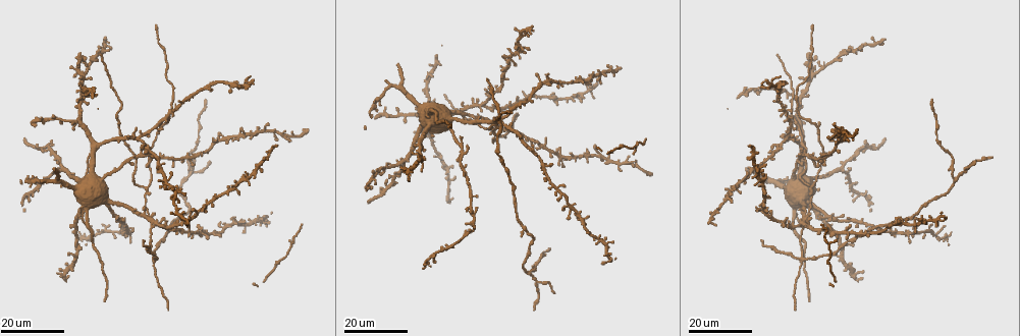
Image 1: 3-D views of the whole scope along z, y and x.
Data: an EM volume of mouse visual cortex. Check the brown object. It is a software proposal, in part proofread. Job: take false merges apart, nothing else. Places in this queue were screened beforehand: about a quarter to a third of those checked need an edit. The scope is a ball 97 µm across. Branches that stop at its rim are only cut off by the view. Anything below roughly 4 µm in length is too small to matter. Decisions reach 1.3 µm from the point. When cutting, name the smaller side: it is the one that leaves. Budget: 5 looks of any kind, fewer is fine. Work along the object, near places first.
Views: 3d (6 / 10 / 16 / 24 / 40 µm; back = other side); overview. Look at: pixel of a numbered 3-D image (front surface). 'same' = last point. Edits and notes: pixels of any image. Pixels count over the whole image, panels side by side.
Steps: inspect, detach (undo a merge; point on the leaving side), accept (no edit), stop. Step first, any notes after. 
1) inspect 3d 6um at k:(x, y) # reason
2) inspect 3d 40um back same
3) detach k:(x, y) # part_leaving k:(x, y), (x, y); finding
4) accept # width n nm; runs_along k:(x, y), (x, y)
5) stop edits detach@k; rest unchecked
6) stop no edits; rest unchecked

inspect 3d 16um at 1:(814, 74)

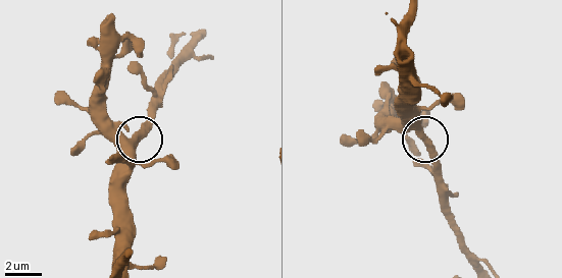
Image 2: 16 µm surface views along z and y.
inspect 3d 6um at 2:(131, 138)

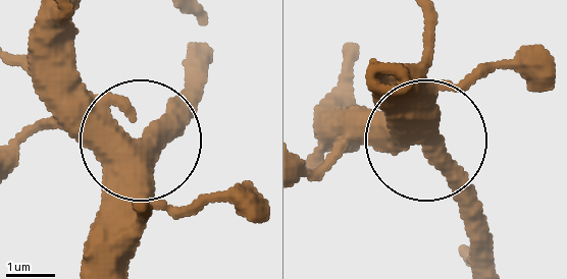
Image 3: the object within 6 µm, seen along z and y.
accept # width 480 nm; runs_along 3:(105, 265), (105, 191), (134, 144), (37, 38); all the same neuron

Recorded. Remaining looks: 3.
inspect 3d 24um at 1:(798, 258) # looks like a crossing

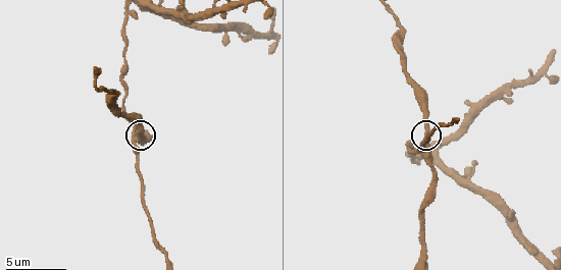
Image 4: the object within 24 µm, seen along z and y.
inspect 3d 6um same

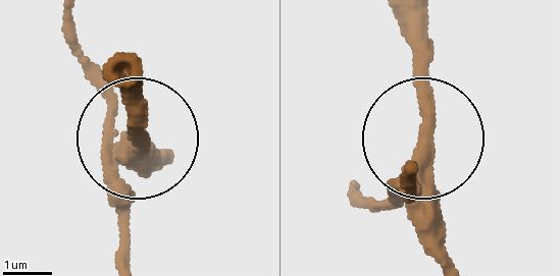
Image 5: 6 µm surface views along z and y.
inspect 3d 6um back at 5:(133, 156)

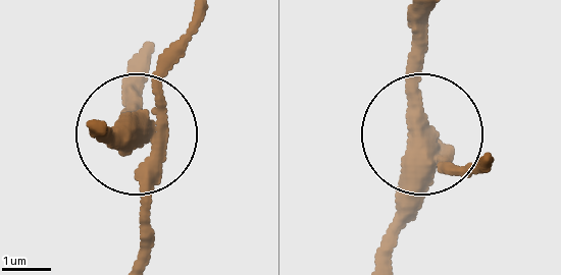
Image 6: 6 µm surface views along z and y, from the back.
detach 6:(408, 219) # part_leaving 6:(429, 153), (393, 259); two neurons meet here

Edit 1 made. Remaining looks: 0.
stop edits detach@6; rest unchecked

